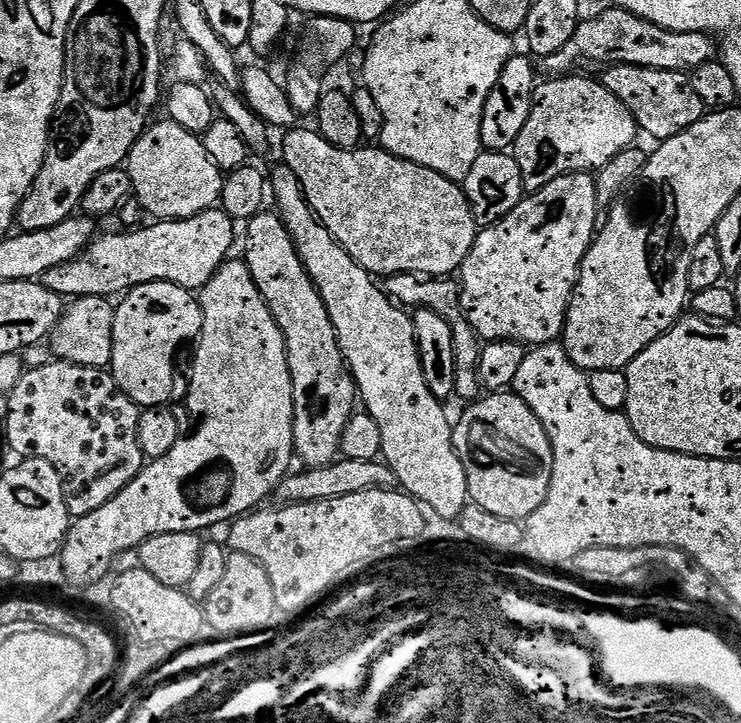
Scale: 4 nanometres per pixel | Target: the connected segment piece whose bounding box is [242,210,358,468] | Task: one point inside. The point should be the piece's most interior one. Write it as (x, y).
(325, 396)

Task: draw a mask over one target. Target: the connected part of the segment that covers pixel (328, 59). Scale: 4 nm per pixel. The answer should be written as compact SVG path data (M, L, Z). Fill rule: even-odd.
M333 16L311 17L308 21L306 36L301 42L296 56L288 70L284 85L287 97L299 115L315 113L320 106L321 98L326 90L324 80L338 62L342 61L356 44L357 27L348 20Z

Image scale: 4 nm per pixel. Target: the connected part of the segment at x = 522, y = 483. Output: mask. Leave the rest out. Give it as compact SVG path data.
M511 390L481 395L480 399L471 401L465 408L468 409L461 414L460 421L458 419L455 421L452 429L452 441L456 447L458 458L466 470L469 501L482 506L482 510L490 510L490 514L498 514L498 518L510 518L521 522L527 520L530 514L534 514L534 510L538 510L538 506L542 506L542 502L546 502L546 494L550 490L550 478L554 466L554 454L550 446L550 438L546 434L542 422L538 422L538 414L534 414L534 410L530 410L530 406L526 406L526 402L522 402L522 398L518 398L516 393Z

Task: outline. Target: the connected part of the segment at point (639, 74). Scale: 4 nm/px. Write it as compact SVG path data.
M610 64L599 73L601 84L630 110L636 120L637 129L641 133L649 132L656 142L663 142L682 134L694 122L698 122L706 114L702 98L694 90L691 79L685 73L670 70L654 70L639 68L629 64Z

